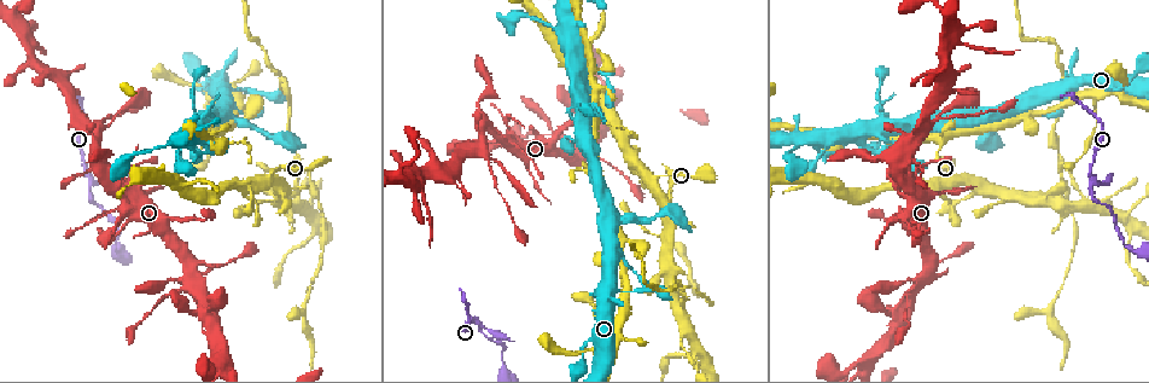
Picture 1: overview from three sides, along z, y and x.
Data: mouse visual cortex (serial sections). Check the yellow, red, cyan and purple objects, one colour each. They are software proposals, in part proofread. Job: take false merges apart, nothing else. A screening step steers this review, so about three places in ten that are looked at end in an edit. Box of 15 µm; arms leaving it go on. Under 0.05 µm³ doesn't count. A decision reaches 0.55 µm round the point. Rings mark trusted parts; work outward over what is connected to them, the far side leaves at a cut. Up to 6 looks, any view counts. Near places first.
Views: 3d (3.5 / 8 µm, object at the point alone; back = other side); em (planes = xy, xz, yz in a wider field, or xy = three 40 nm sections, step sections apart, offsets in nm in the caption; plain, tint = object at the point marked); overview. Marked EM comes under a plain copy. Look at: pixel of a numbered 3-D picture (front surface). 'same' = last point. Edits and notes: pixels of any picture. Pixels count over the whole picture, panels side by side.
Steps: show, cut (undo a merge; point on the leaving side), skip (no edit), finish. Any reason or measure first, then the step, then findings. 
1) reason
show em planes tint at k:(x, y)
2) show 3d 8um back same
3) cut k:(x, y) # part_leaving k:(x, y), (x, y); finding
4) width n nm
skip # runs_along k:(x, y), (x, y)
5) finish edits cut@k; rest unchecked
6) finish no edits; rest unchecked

show 3d 8um at 1:(614, 220)

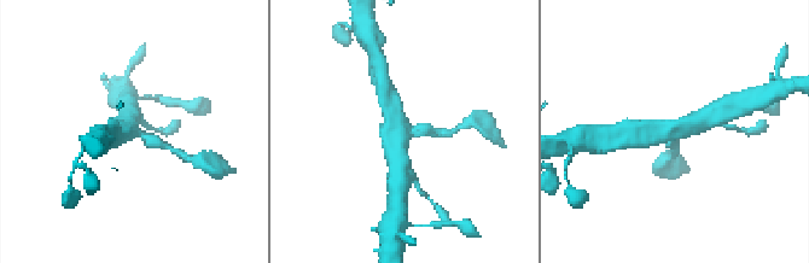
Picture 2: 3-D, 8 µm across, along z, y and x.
arms 3; arm_widths 300, 600, 600 nm; now the EM
show em xy step 5 tint at 2:(134, 133)

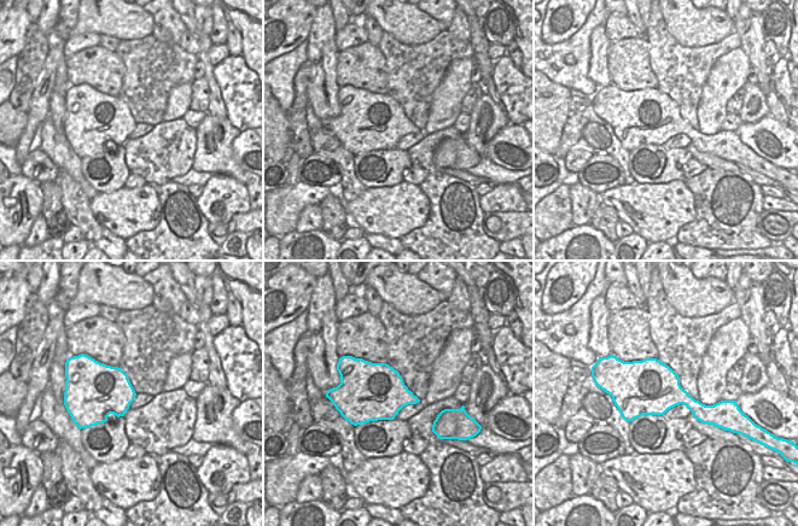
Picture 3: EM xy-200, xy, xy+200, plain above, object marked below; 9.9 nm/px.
skip # runs_along 2:(711, 115), (684, 128), (647, 134); all the same cell

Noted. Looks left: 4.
thin neck
show 3d 3.5um at 1:(844, 145)

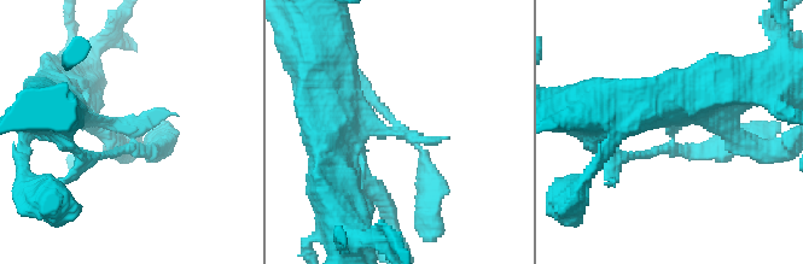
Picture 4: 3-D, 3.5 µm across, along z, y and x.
show em xy step 3 tint at 4:(672, 139)

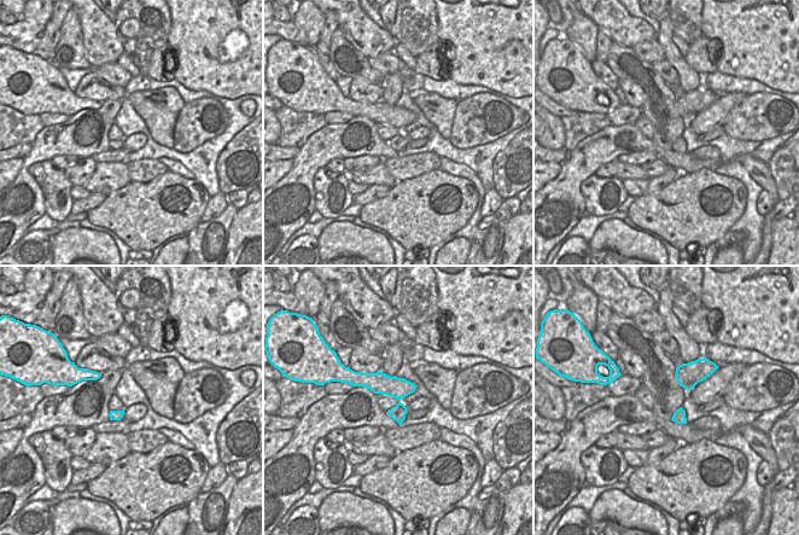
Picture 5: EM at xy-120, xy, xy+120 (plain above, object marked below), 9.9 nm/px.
width 220 nm
cut 4:(422, 172) # part_leaving 4:(417, 144), (436, 230); a second cell is stuck on

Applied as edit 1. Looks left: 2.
three arms meet
show 3d 3.5um at 1:(506, 143)

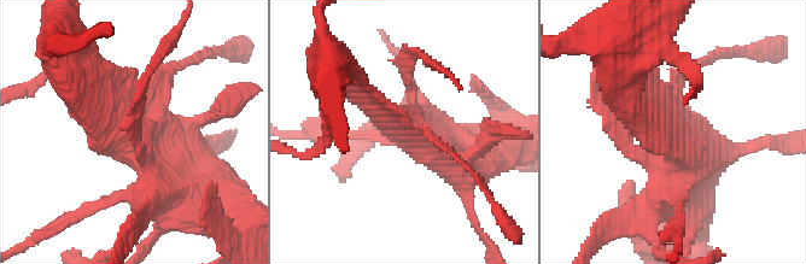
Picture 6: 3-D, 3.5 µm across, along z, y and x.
skip # runs_along 6:(171, 174), (135, 136), (139, 107), (187, 63); continuous, no second cell

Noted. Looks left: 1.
finish edits cut@4; rest unchecked

